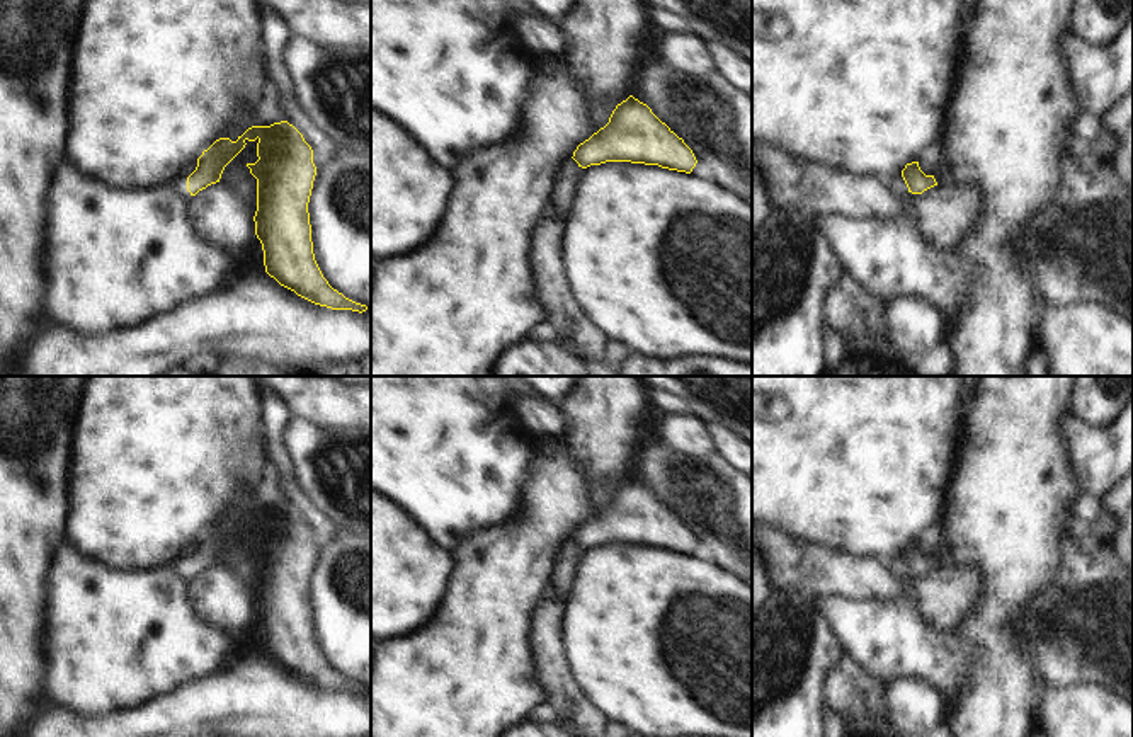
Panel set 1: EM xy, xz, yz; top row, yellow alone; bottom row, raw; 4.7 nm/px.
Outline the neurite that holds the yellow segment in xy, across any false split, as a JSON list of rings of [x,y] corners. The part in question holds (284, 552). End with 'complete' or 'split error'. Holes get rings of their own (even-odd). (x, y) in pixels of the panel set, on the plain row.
[[[288,502],[270,507],[252,507],[236,523],[230,519],[216,521],[197,540],[196,551],[187,558],[187,572],[196,577],[211,565],[219,563],[225,548],[245,529],[245,523],[257,524],[255,545],[247,545],[250,555],[257,560],[257,592],[253,597],[255,616],[262,625],[265,654],[281,667],[294,672],[298,677],[332,691],[366,693],[367,688],[345,679],[333,671],[323,659],[313,635],[311,606],[308,584],[316,557],[313,531],[303,516]]]; complete

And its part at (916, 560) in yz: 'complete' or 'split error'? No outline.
complete

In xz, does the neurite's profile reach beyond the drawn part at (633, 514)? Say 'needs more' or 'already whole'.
already whole

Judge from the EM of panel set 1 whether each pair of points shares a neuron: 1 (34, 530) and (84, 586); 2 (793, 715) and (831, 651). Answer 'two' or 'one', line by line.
1: two
2: one

